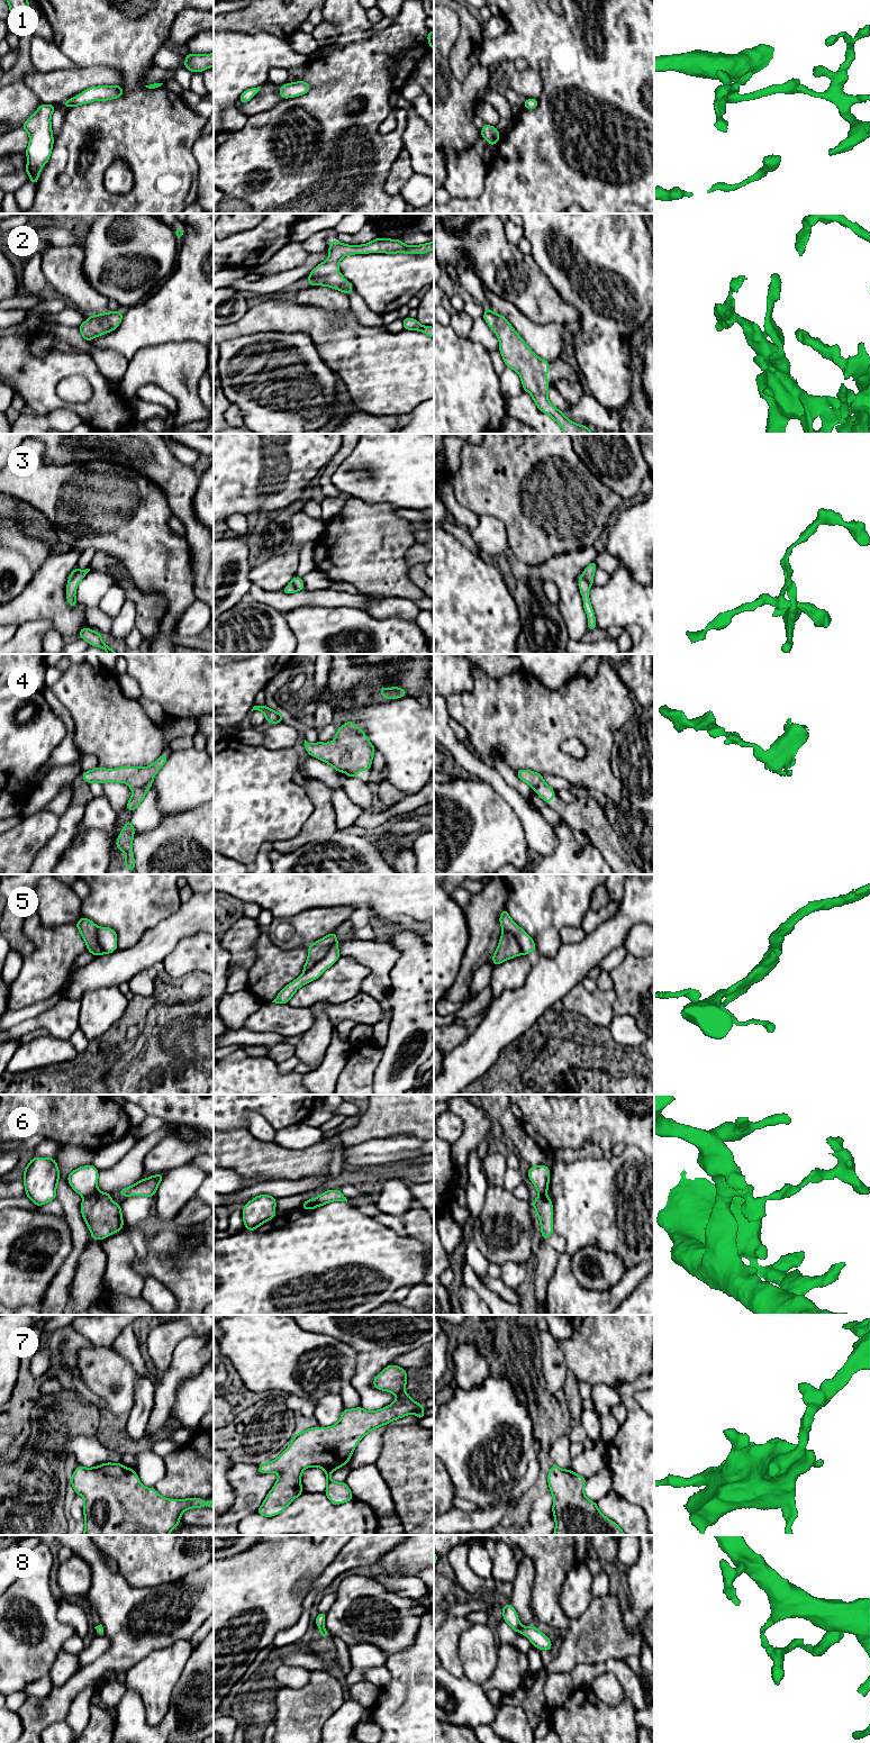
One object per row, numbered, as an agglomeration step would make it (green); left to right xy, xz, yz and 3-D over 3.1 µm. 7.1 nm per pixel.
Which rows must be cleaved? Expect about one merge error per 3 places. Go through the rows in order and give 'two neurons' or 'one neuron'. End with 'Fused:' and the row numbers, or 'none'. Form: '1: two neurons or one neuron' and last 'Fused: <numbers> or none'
1: one neuron
2: one neuron
3: one neuron
4: one neuron
5: two neurons
6: two neurons
7: one neuron
8: one neuron
Fused: 5, 6

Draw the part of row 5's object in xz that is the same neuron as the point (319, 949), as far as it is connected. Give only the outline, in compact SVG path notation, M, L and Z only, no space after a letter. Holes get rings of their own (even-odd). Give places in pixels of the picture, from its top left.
M333 932L329 935L316 941L308 946L308 959L303 965L303 972L310 970L323 957L326 956L330 946L337 941L336 933Z

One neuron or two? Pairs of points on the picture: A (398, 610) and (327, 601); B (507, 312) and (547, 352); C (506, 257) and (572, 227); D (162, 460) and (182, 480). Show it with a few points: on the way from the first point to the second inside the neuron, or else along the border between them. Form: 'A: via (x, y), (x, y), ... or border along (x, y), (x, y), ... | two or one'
A: border along (365, 596), (365, 605), (362, 608) | two
B: via (517, 319), (540, 342) | one
C: border along (529, 255), (546, 275) | two
D: via (166, 464), (178, 475) | one

